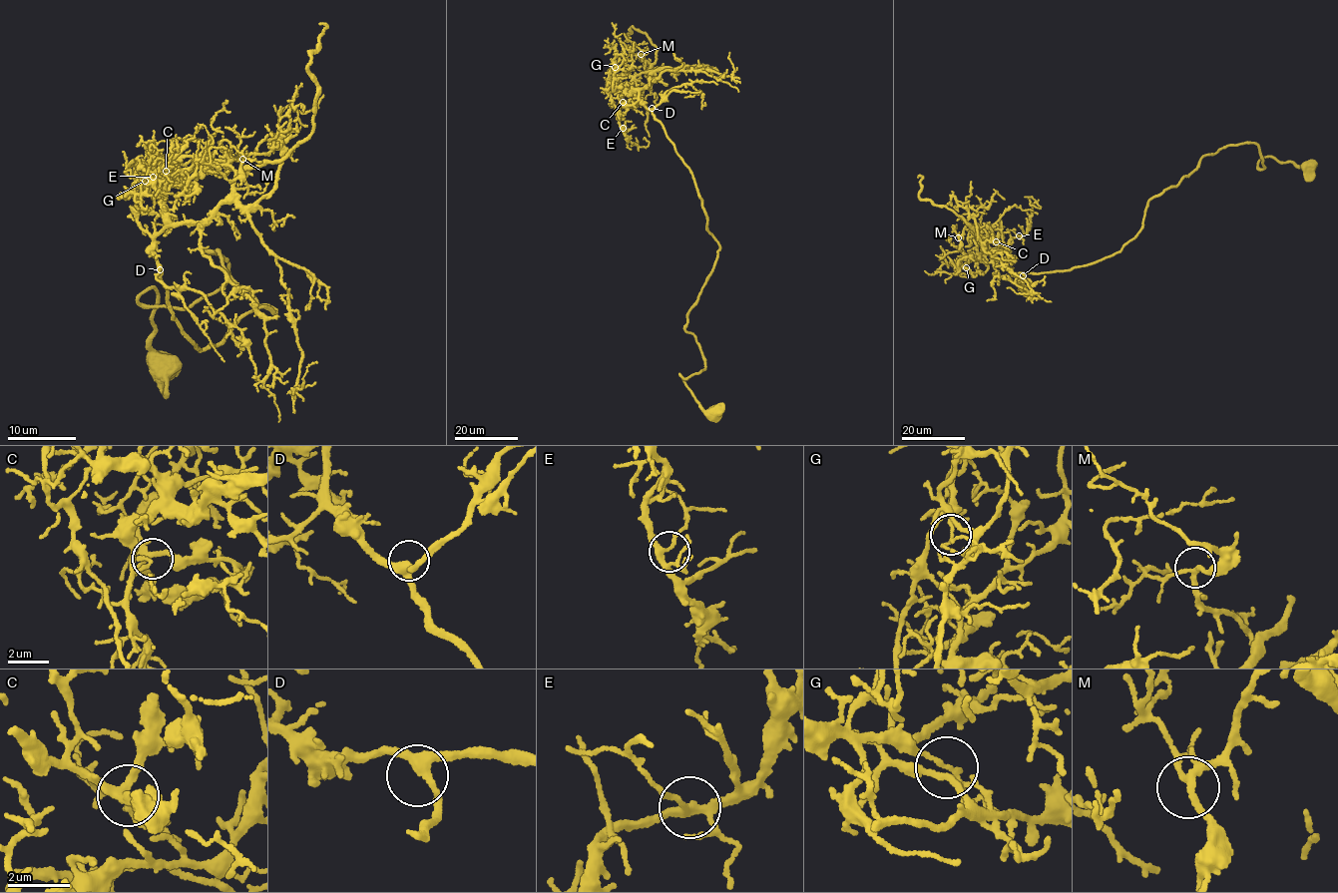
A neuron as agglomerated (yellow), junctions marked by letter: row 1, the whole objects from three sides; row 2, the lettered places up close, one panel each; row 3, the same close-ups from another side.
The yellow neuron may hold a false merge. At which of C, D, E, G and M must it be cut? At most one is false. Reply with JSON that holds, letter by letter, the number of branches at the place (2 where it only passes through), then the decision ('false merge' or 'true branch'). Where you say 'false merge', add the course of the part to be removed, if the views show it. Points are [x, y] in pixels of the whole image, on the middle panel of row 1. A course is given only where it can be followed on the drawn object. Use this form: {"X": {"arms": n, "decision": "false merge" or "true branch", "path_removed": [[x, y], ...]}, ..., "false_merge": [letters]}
{"C": {"arms": 3, "decision": "true branch"}, "D": {"arms": 3, "decision": "true branch"}, "E": {"arms": 3, "decision": "true branch"}, "G": {"arms": 2, "decision": "false merge", "path_removed": [[615, 67], [613, 65], [606, 89], [620, 120]]}, "M": {"arms": 3, "decision": "true branch"}, "false_merge": ["G"]}

